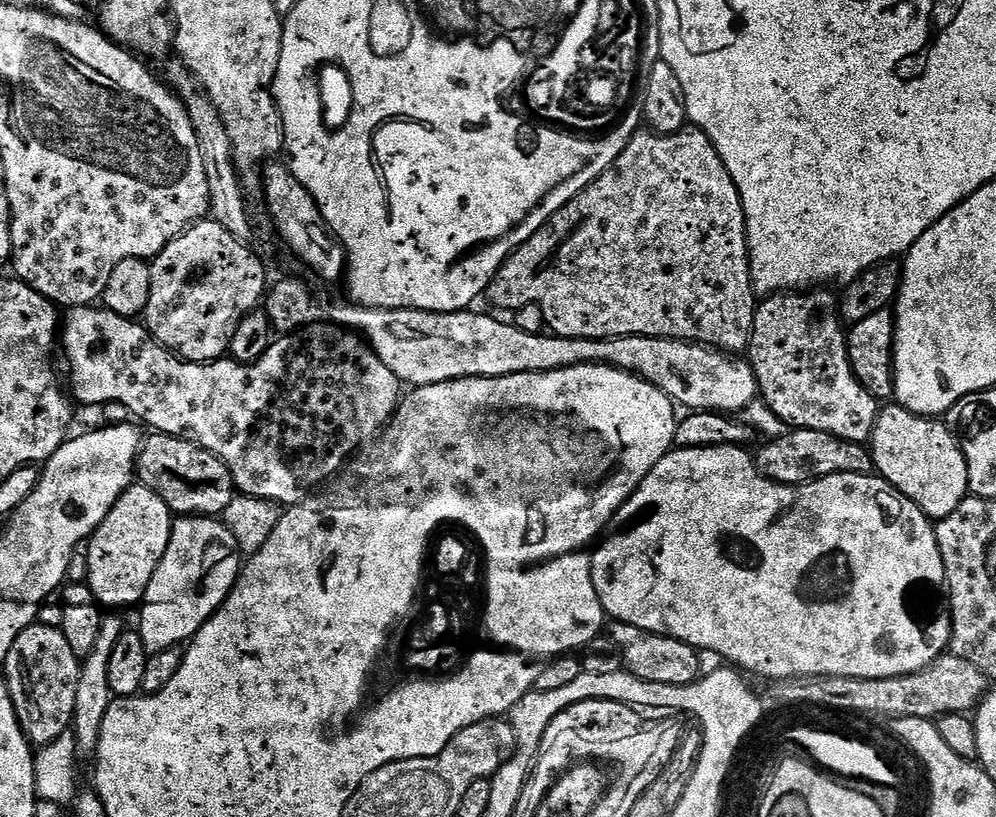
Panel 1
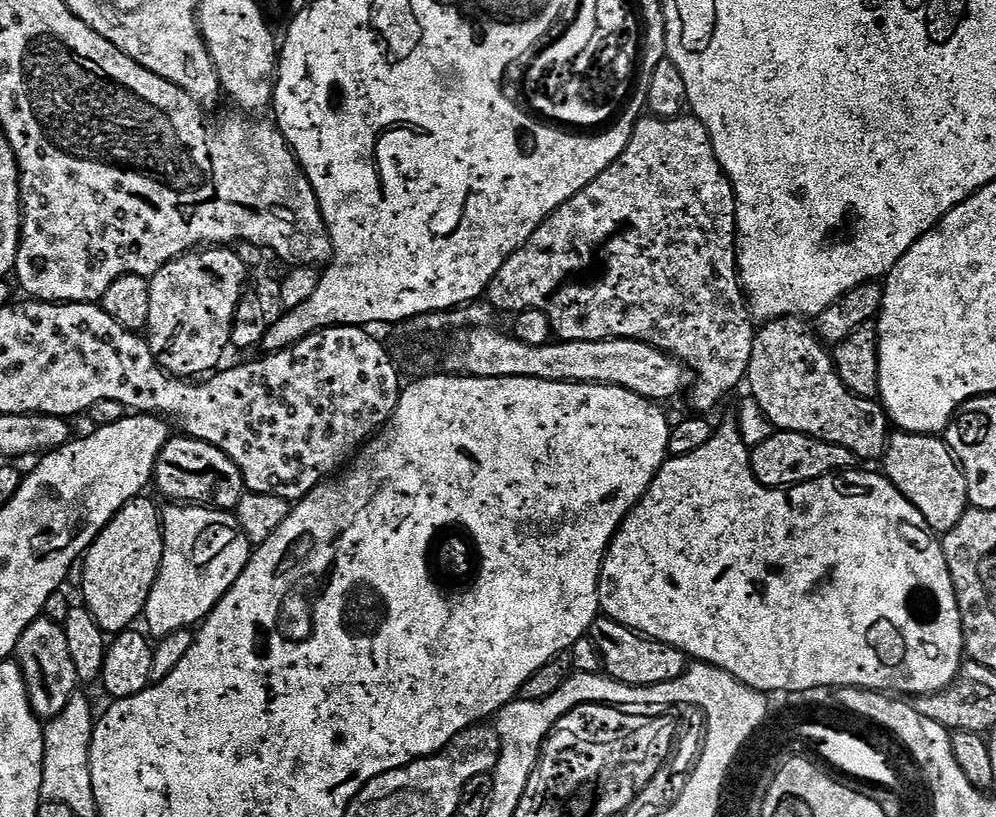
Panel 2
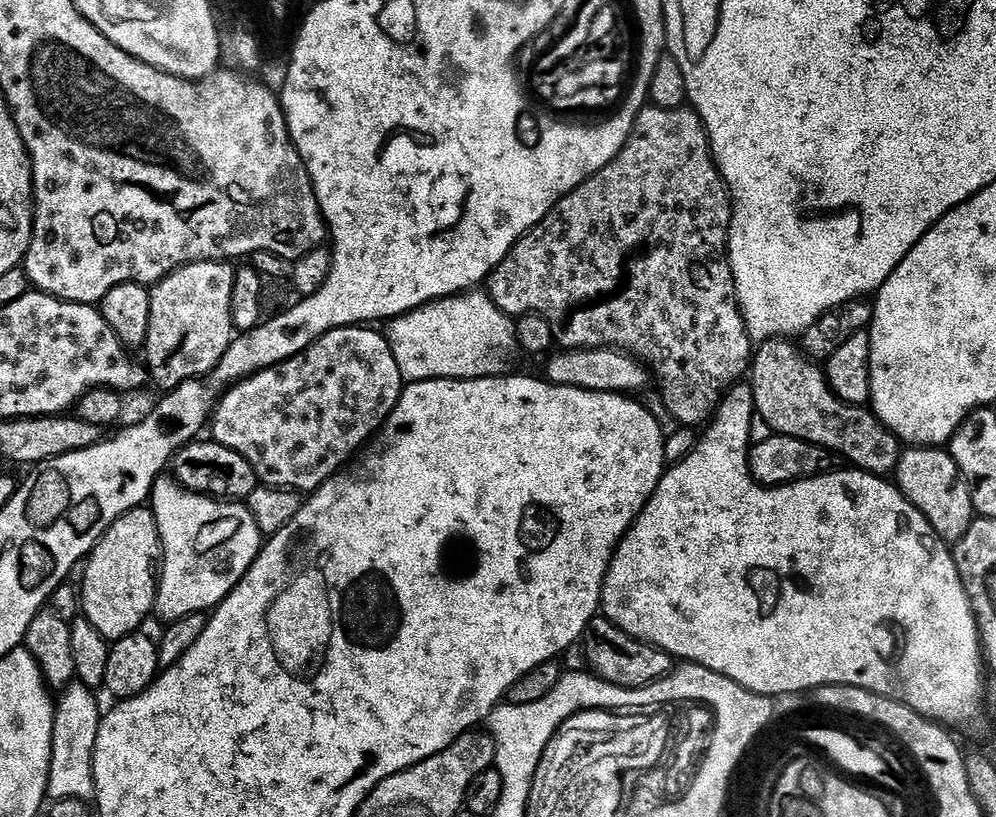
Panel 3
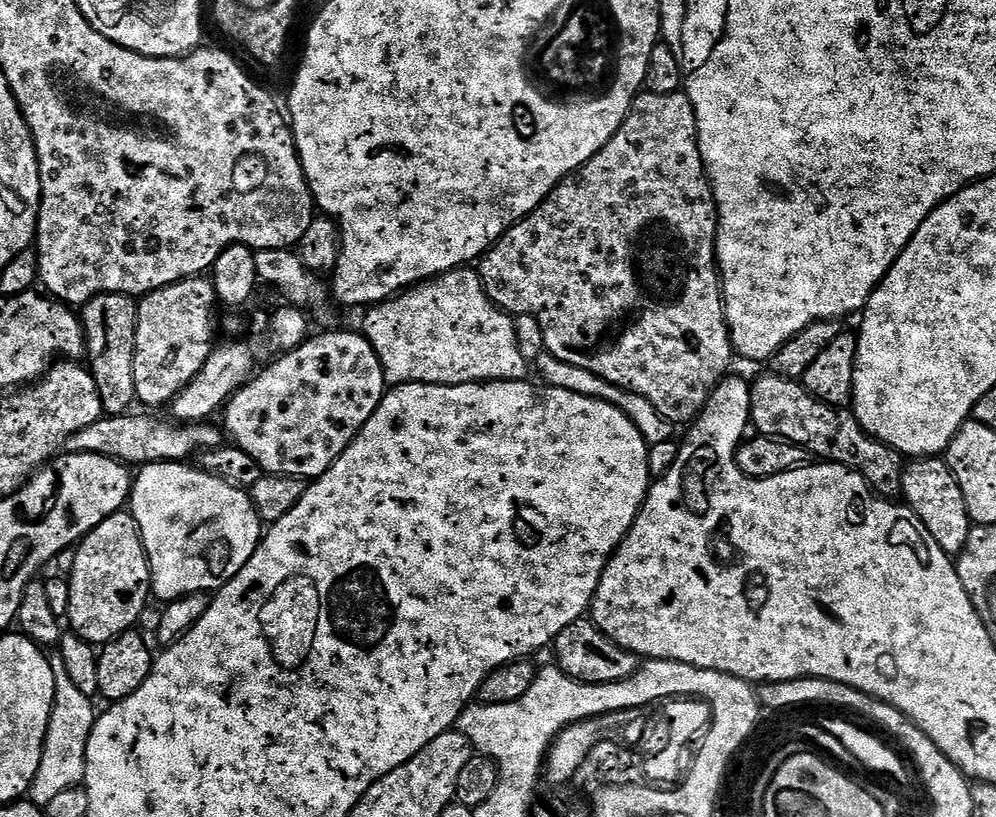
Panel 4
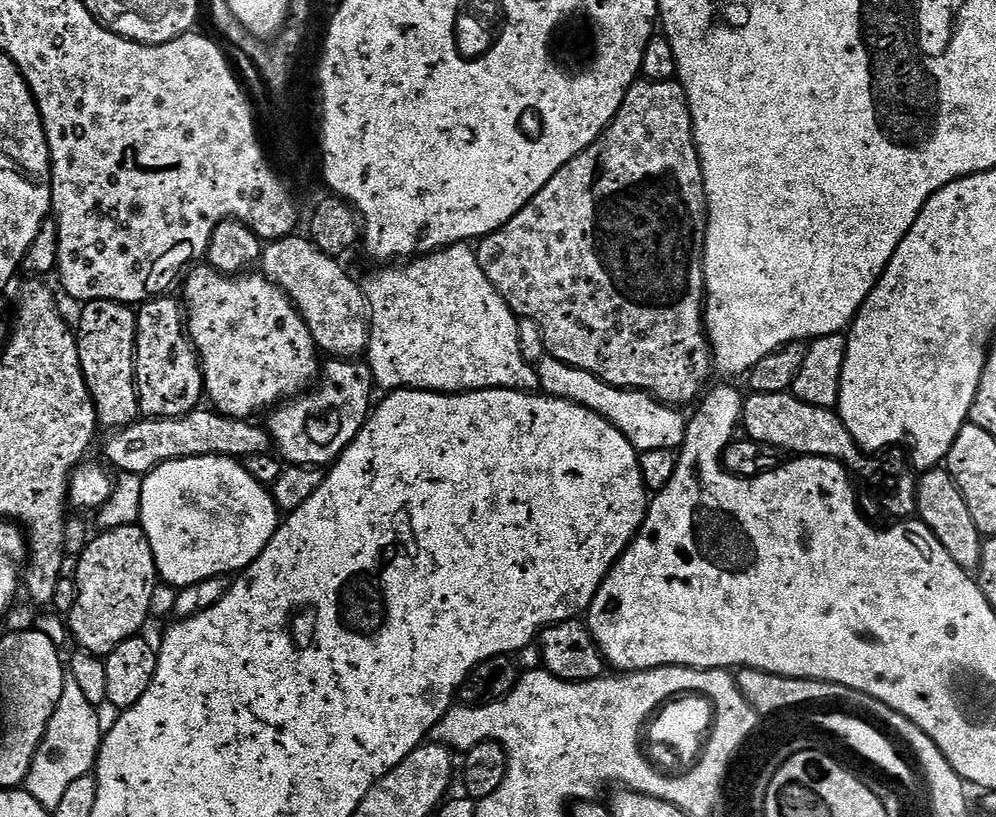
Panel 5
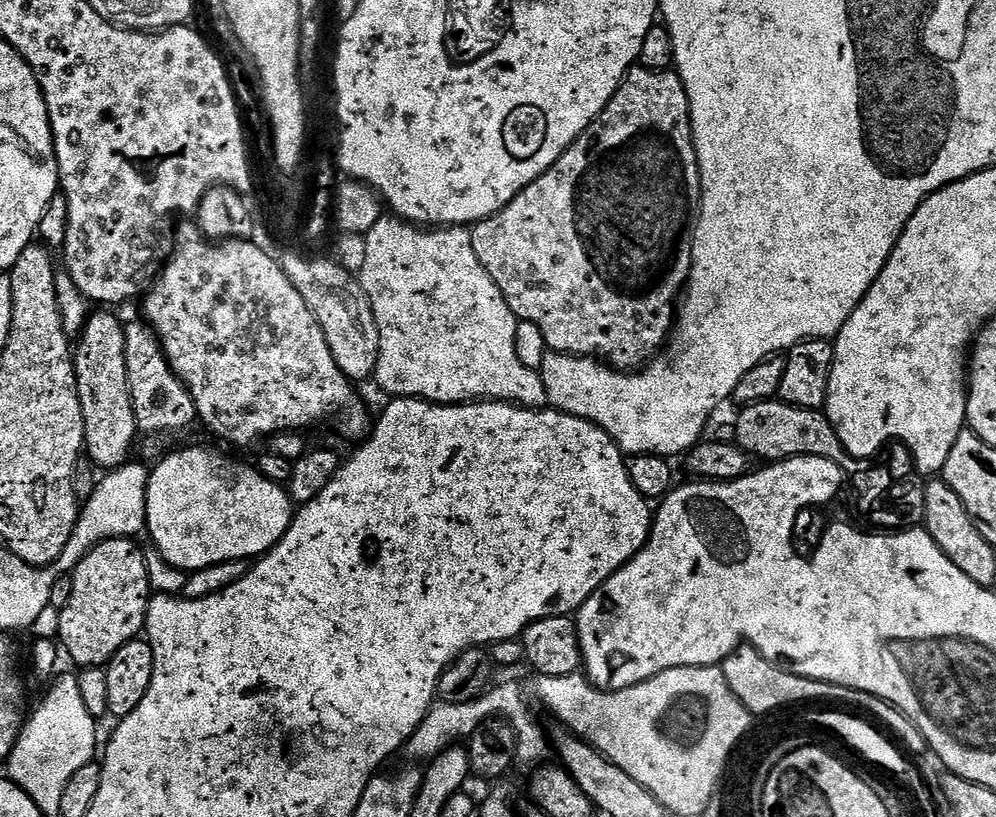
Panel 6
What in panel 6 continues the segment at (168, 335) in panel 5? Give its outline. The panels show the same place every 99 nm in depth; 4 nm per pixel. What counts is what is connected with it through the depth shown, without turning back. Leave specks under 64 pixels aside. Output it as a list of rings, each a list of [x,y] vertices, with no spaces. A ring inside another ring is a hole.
[[[147,323],[128,324],[124,329],[126,334],[126,370],[128,371],[128,381],[132,391],[132,405],[136,415],[136,426],[144,434],[160,434],[156,432],[180,432],[183,428],[188,428],[193,423],[197,423],[196,403],[194,398],[189,394],[188,388],[179,377],[176,371],[170,366],[168,355],[165,354],[160,340],[156,337],[155,332]]]

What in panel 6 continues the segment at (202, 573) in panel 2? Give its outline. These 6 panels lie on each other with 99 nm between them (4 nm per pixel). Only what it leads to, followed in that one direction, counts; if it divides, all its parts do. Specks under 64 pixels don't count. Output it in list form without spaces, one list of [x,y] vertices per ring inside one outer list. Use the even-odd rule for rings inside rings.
[[[184,448],[166,456],[155,465],[157,468],[151,469],[148,478],[146,518],[149,522],[146,532],[156,543],[153,544],[155,551],[170,566],[191,574],[206,566],[218,566],[231,560],[251,561],[269,552],[292,525],[294,501],[287,487],[266,478],[259,467],[252,465],[251,468],[212,448]]]

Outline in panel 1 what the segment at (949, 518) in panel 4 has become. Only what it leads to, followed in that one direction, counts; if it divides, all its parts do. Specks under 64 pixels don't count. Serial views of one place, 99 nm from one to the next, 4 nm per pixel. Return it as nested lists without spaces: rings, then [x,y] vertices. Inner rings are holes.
[[[895,402],[889,403],[879,409],[872,431],[870,451],[875,471],[894,485],[907,500],[917,504],[933,522],[939,522],[954,514],[954,510],[958,510],[958,506],[970,495],[964,451],[960,448],[957,433],[943,419],[919,416]]]

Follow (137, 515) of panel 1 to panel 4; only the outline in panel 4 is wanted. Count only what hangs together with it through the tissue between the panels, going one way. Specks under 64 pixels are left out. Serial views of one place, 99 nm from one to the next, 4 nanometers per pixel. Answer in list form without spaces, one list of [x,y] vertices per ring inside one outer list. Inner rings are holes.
[[[121,510],[106,518],[90,535],[84,537],[75,553],[76,565],[70,575],[70,610],[66,617],[72,623],[71,631],[93,646],[109,644],[117,640],[123,632],[133,631],[139,625],[140,615],[149,607],[152,596],[152,567],[148,564],[148,555],[140,537],[140,527],[131,511]]]

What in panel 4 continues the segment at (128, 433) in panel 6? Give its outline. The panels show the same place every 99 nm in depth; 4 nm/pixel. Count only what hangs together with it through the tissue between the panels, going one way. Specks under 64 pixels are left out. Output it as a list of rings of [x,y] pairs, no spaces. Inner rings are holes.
[[[107,292],[88,301],[82,308],[82,323],[86,333],[86,350],[91,356],[90,371],[102,398],[105,413],[123,416],[131,404],[137,403],[134,386],[134,358],[136,357],[136,327],[139,307],[130,296]]]

